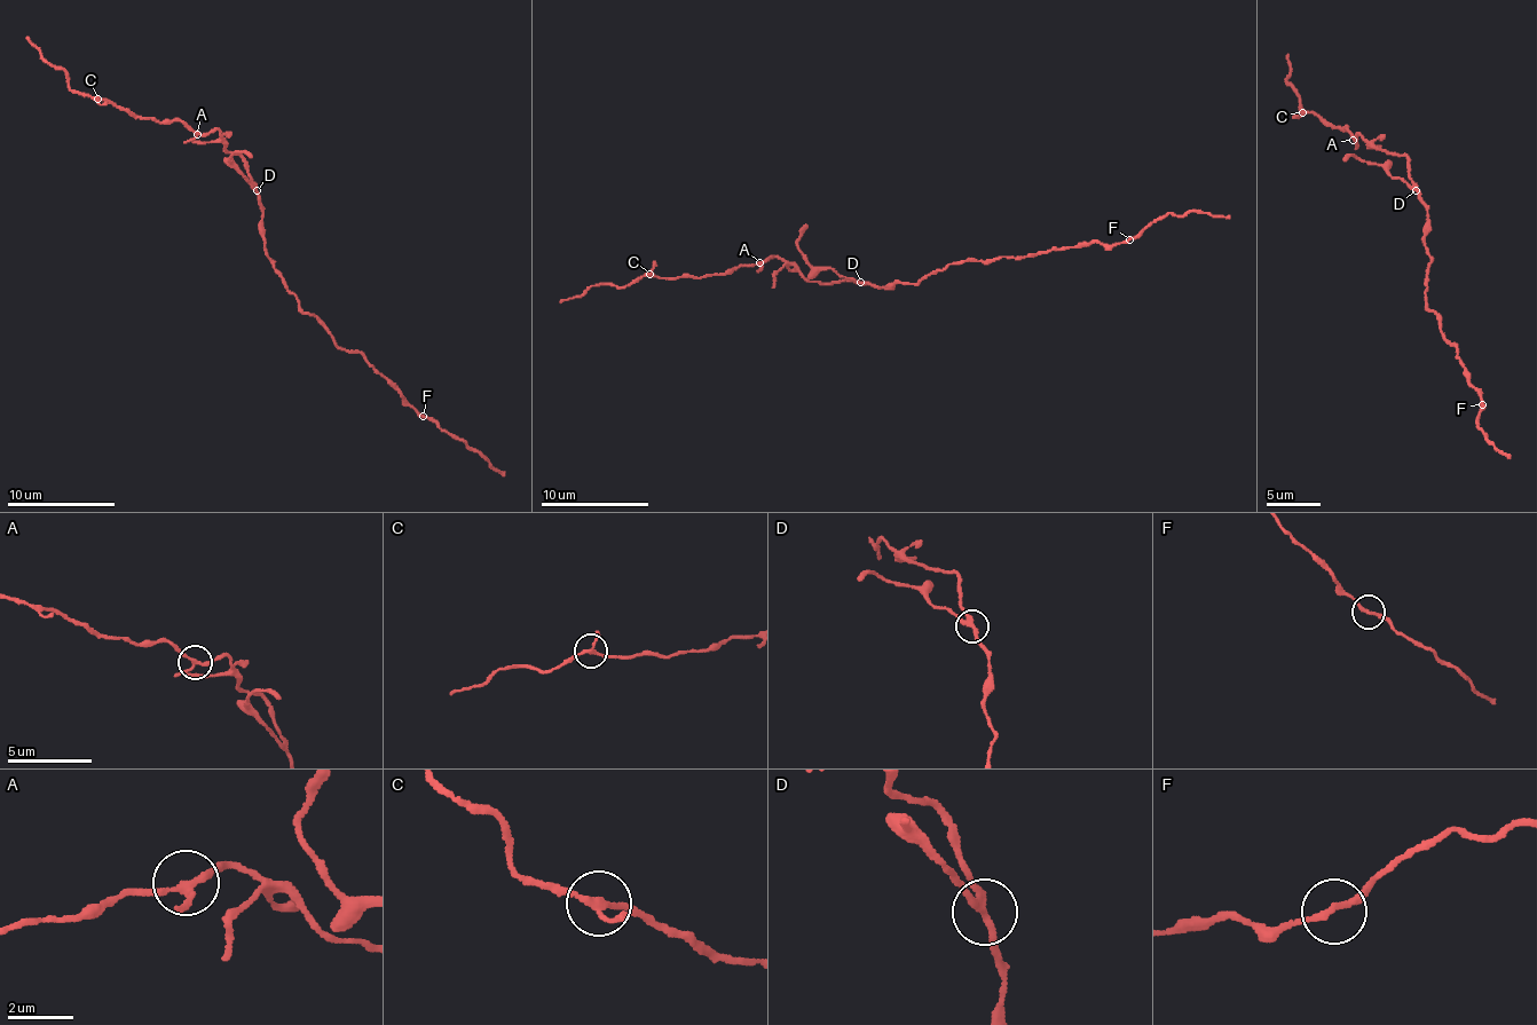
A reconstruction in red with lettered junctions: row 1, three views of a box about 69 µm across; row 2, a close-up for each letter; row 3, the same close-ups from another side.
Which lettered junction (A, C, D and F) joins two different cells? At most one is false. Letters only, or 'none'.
D

